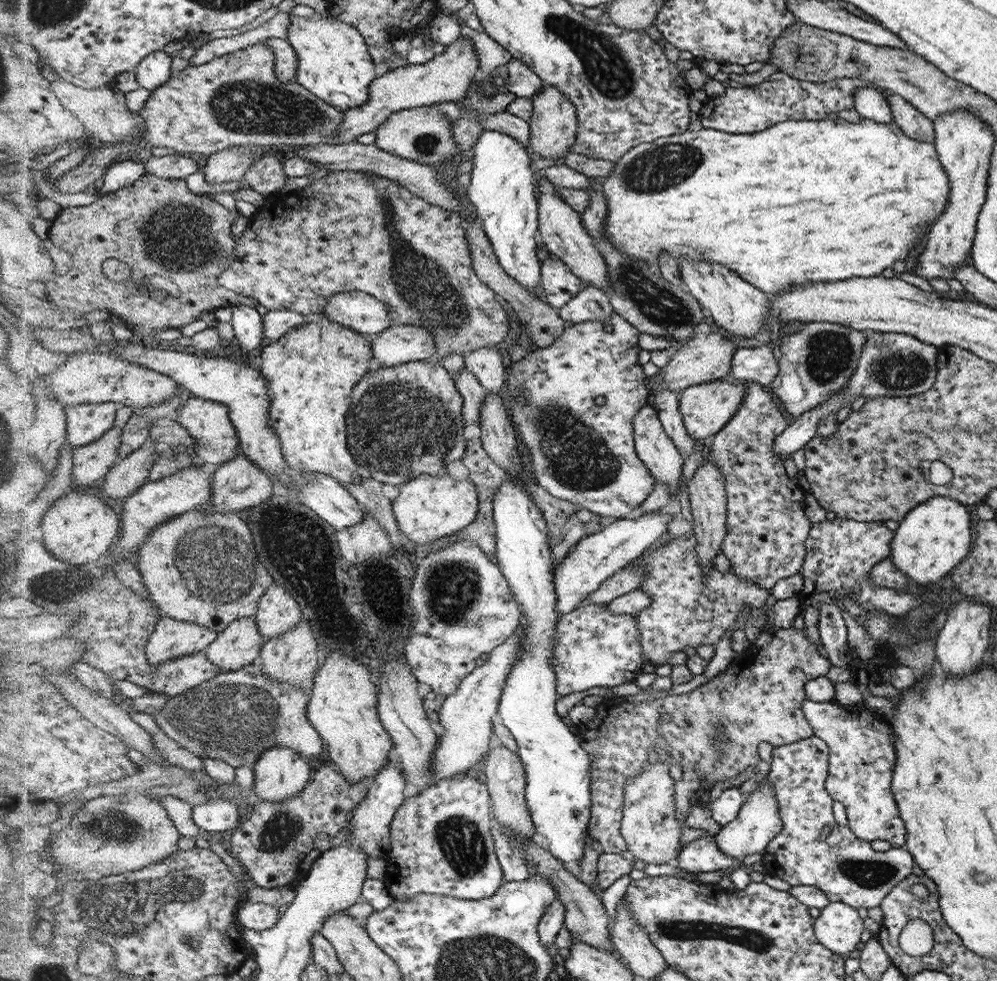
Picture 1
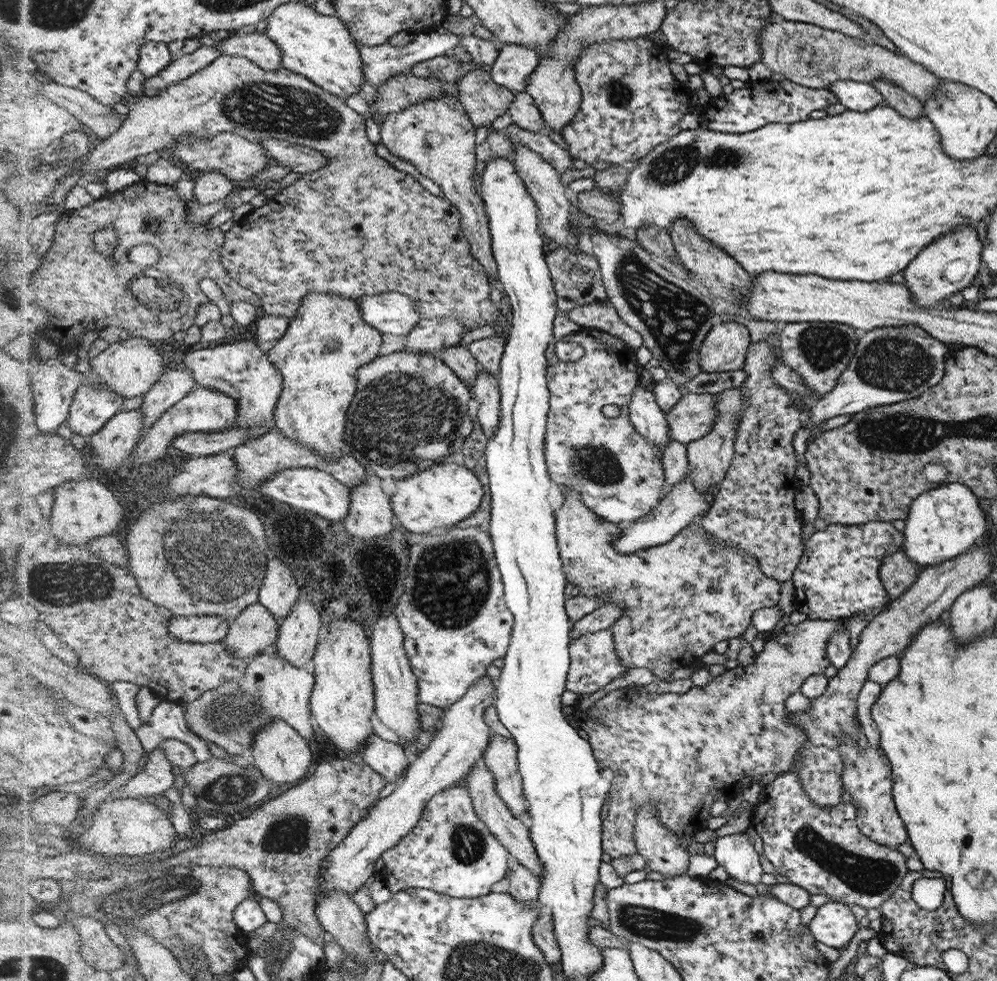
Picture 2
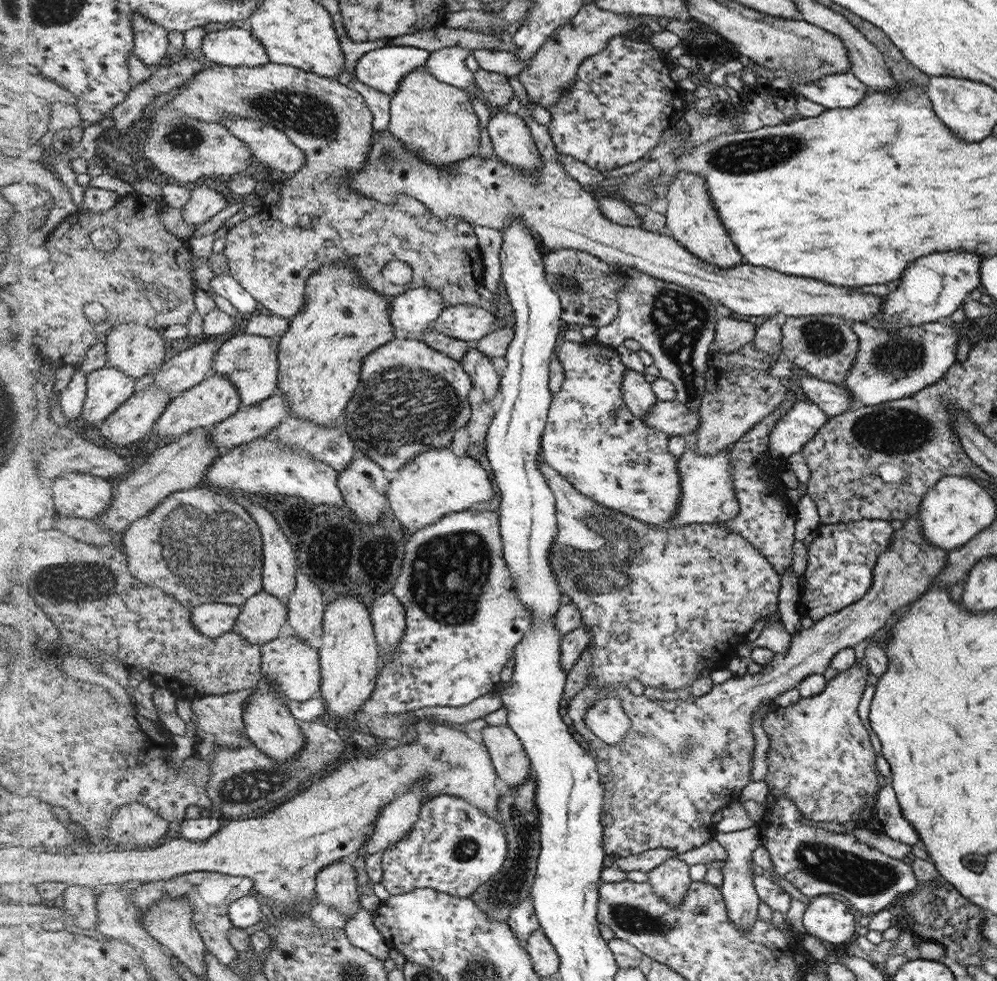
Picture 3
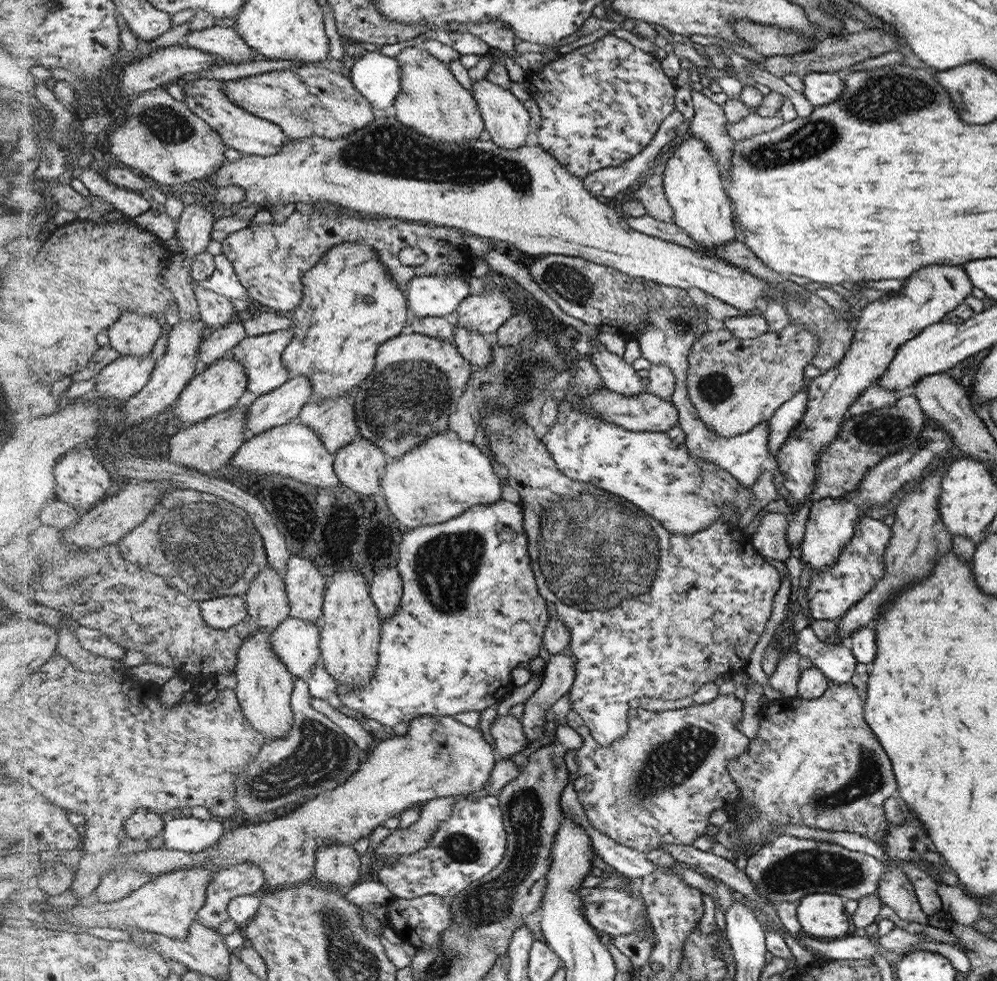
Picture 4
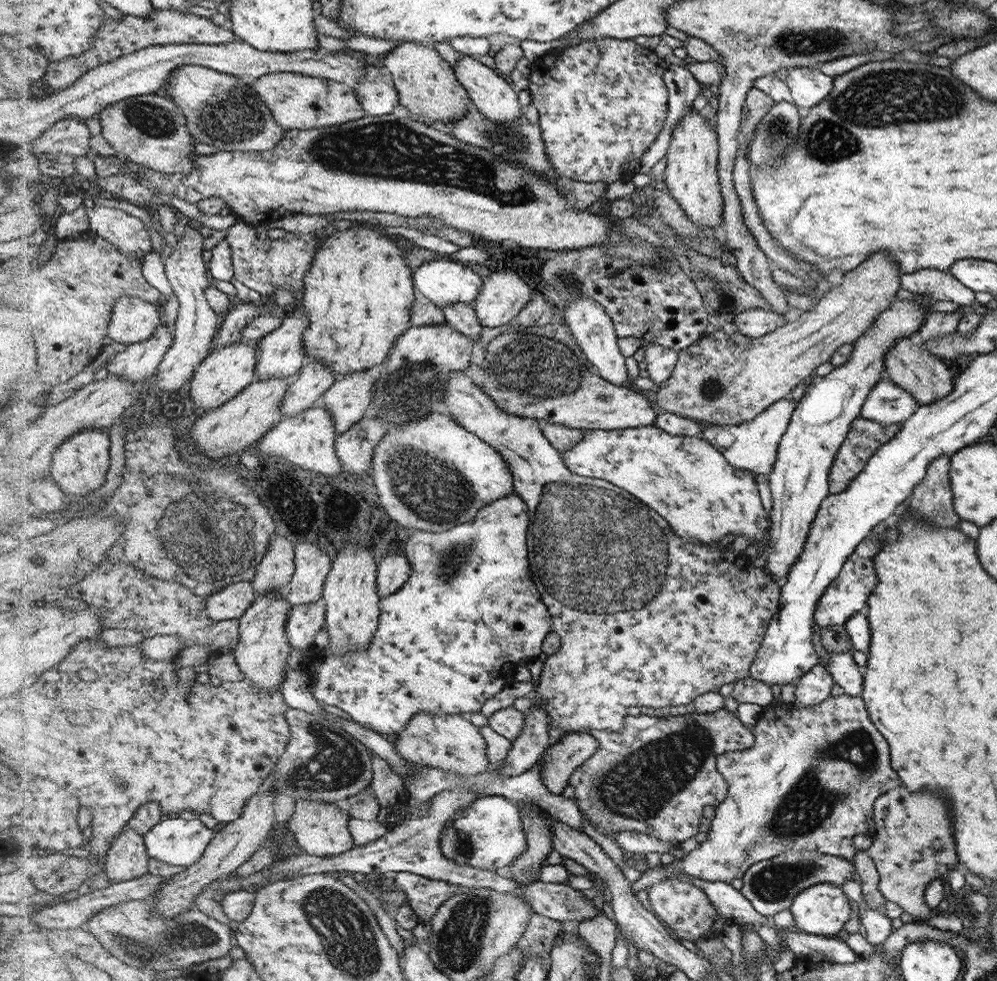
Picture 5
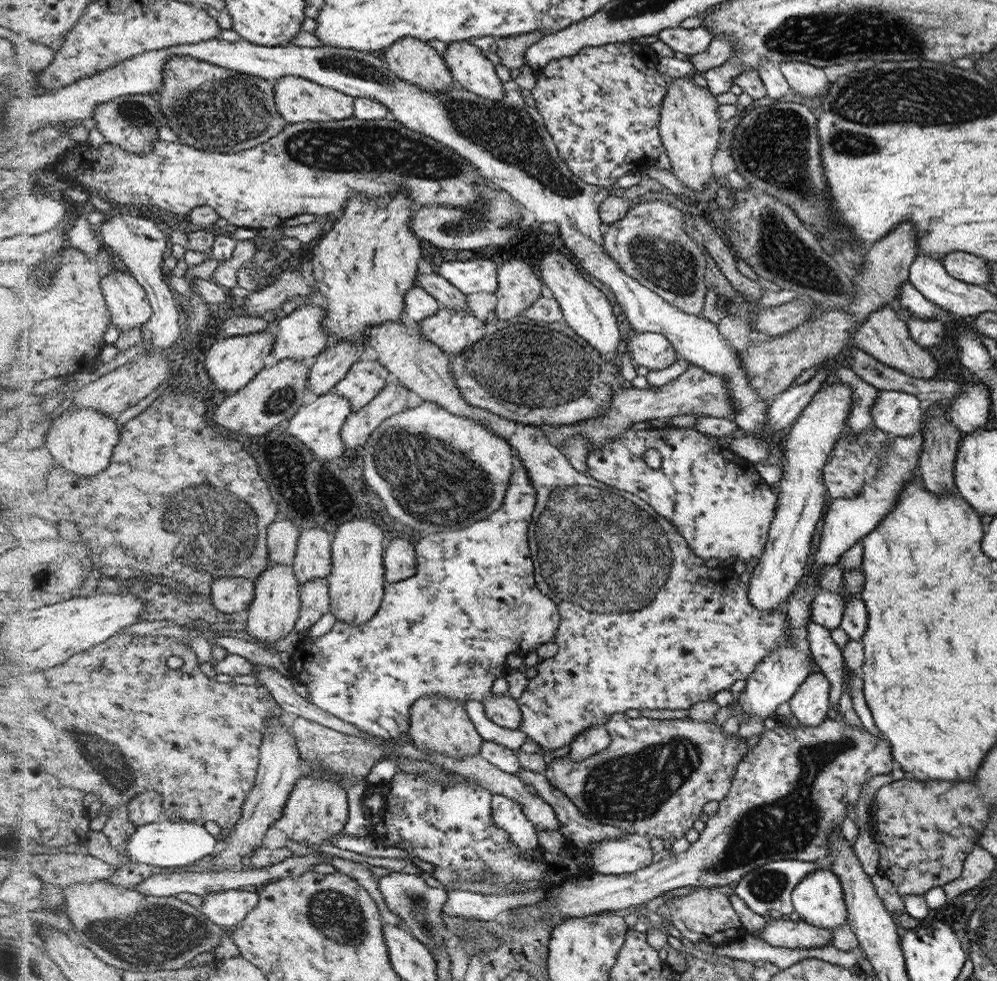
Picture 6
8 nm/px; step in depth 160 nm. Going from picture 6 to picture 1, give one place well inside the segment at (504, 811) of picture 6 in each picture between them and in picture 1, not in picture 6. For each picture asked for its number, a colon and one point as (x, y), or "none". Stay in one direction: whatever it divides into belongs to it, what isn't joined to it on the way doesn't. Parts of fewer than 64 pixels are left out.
1: (441, 844)
2: (451, 851)
3: (455, 848)
4: (472, 843)
5: (489, 836)

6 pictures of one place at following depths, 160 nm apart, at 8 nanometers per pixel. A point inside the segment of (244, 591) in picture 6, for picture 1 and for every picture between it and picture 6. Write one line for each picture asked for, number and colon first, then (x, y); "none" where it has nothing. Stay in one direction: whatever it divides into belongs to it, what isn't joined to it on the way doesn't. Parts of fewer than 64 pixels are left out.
1: (174, 638)
2: (204, 629)
3: (215, 620)
4: (223, 613)
5: (231, 603)

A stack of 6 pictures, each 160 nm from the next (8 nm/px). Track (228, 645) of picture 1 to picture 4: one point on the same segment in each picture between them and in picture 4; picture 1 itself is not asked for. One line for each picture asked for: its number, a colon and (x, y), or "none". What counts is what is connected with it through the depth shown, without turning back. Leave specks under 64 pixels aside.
2: (257, 629)
3: (263, 616)
4: (267, 598)

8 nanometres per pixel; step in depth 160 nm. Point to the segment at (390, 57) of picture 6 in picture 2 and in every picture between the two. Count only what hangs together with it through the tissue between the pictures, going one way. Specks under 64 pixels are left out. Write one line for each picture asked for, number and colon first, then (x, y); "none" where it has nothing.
2: (436, 135)
3: (434, 120)
4: (430, 100)
5: (427, 87)

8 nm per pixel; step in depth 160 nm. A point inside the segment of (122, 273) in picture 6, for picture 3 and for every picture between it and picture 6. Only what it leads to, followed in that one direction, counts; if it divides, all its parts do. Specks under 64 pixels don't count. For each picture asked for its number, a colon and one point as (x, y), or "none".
3: (137, 349)
4: (135, 334)
5: (135, 320)

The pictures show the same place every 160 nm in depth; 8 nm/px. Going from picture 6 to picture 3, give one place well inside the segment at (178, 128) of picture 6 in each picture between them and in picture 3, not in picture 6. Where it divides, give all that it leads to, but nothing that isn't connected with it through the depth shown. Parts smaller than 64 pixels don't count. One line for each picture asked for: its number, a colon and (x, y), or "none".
3: (269, 144)
4: (247, 133)
5: (224, 111)

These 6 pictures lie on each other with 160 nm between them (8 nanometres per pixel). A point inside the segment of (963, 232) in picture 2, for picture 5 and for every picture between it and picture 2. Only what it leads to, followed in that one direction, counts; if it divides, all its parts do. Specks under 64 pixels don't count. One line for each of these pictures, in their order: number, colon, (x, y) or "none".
3: (935, 286)
4: (926, 297)
5: (800, 477)

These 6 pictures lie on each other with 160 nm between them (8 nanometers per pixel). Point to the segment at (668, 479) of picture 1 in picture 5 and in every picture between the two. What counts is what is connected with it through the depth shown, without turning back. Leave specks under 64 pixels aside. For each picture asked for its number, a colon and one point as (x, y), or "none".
2: (649, 420)
3: (637, 390)
4: (619, 376)
5: (589, 323)

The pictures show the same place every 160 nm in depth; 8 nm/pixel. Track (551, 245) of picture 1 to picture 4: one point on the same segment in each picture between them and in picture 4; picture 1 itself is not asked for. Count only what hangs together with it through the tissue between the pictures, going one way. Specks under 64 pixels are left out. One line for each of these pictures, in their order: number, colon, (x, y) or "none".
2: (543, 181)
3: (511, 139)
4: (507, 119)

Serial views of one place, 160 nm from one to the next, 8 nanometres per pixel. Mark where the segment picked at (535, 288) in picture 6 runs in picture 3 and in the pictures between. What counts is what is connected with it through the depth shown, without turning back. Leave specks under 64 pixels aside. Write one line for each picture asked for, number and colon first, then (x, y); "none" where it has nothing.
3: (469, 323)
4: (487, 312)
5: (505, 293)

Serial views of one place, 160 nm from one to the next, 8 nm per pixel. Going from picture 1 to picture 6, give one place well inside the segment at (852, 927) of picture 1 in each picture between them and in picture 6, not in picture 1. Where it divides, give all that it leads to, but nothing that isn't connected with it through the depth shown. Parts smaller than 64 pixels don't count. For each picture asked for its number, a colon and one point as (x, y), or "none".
2: (834, 924)
3: (825, 917)
4: (821, 915)
5: (823, 910)
6: (819, 900)

